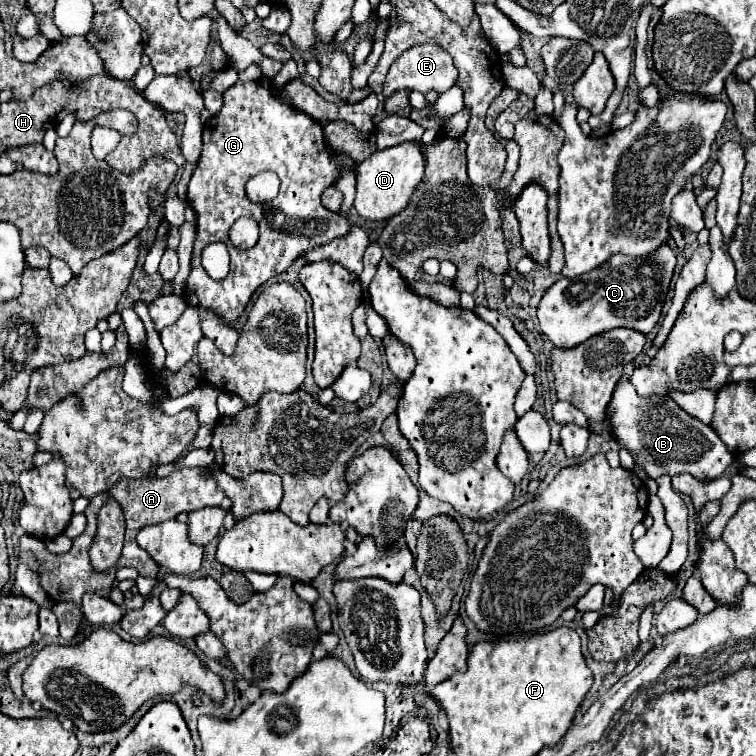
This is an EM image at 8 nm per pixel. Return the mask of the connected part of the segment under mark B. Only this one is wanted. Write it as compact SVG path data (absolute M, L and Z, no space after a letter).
M619 382L607 414L615 440L635 454L635 464L643 464L651 478L657 478L663 472L671 476L691 474L699 480L719 478L731 464L733 454L719 440L715 430L699 422L699 418L689 416L671 398L639 398L631 382Z

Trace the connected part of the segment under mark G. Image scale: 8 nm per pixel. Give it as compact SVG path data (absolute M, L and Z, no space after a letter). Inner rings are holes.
M257 80L257 82L237 82L233 84L227 92L223 92L223 108L219 114L211 116L205 122L203 128L203 152L199 156L197 168L191 176L189 188L187 188L187 202L195 210L197 216L197 240L195 240L195 252L191 258L191 274L187 278L187 284L183 288L183 300L193 306L193 308L205 308L215 312L219 320L225 326L235 326L239 320L241 312L245 310L251 294L269 278L285 272L299 256L303 256L307 250L327 244L333 238L339 238L349 232L349 220L343 218L341 214L329 212L327 208L321 206L321 194L339 180L341 172L347 168L349 172L357 170L357 162L343 154L343 152L333 152L329 144L325 142L323 136L323 126L315 122L309 114L303 114L303 110L295 110L295 106L285 104L281 96L273 90L271 80ZM271 170L279 176L281 180L281 190L277 198L265 204L253 204L247 198L245 184L251 176ZM249 216L257 220L261 228L261 236L257 244L249 250L235 248L229 240L229 228L231 224L241 218ZM209 242L223 242L229 248L231 254L231 272L223 280L213 280L205 268L201 266L201 250Z

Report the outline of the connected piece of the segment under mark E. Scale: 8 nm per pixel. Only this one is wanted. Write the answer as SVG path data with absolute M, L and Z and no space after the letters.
M417 44L411 46L409 50L405 50L389 68L387 78L385 78L385 86L383 86L383 94L389 96L391 92L399 90L399 88L409 88L409 90L417 90L417 92L427 92L427 90L435 90L435 92L447 92L457 80L457 68L453 64L451 54L447 54L441 46L435 44Z

